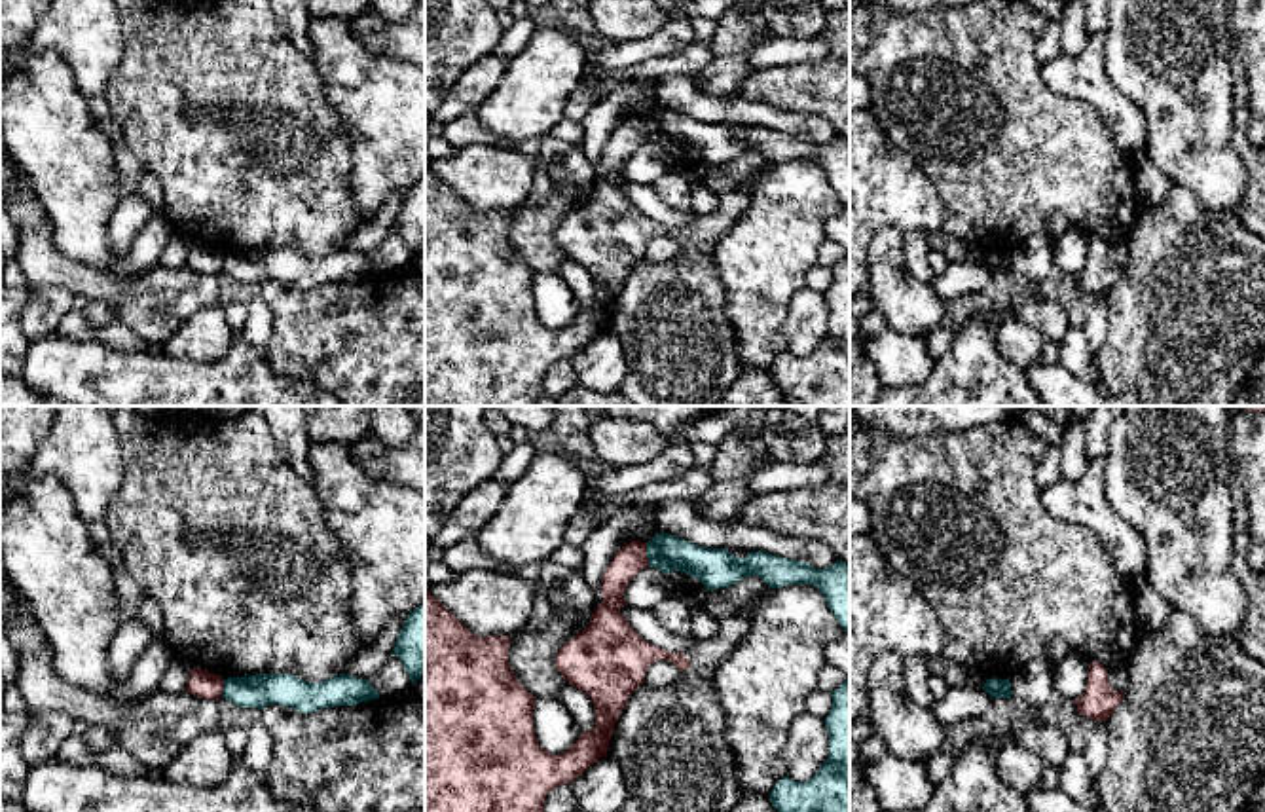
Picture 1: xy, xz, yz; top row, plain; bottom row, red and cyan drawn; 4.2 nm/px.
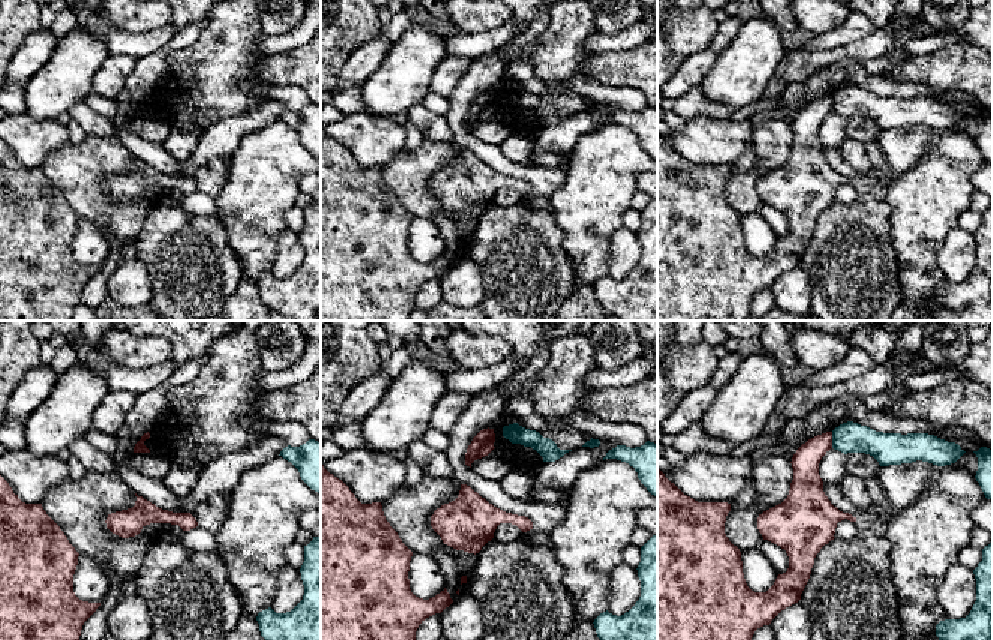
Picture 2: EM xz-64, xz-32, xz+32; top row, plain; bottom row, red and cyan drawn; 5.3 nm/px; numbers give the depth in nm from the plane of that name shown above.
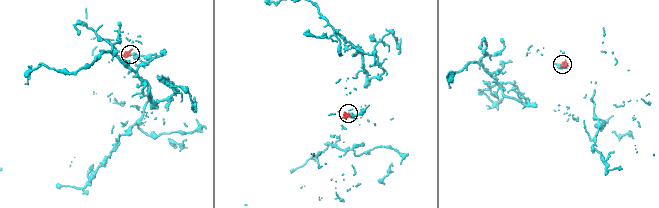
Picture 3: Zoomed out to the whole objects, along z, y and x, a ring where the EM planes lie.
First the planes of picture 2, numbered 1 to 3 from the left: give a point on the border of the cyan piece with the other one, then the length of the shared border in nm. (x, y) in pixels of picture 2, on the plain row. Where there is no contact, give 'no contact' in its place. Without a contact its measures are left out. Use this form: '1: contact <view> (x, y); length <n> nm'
1: no contact
2: no contact
3: contact xz+32 (831, 104); length 90 nm

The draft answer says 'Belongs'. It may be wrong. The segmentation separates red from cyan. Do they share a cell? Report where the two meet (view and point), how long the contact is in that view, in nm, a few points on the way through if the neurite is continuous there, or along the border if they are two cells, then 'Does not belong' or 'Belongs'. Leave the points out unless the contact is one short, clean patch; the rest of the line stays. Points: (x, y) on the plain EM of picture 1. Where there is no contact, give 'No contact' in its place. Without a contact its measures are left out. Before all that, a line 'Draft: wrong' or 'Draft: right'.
Draft: wrong
Touches red at xz (645, 129). Shared border 110 nm. Does not belong

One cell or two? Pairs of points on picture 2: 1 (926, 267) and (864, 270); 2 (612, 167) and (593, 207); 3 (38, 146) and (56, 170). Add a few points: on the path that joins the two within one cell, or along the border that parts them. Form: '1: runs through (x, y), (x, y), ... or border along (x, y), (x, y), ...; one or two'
1: border along (891, 234), (899, 266), (902, 303); two
2: runs through (602, 177), (593, 197); one
3: border along (68, 143), (57, 147), (39, 167); two

